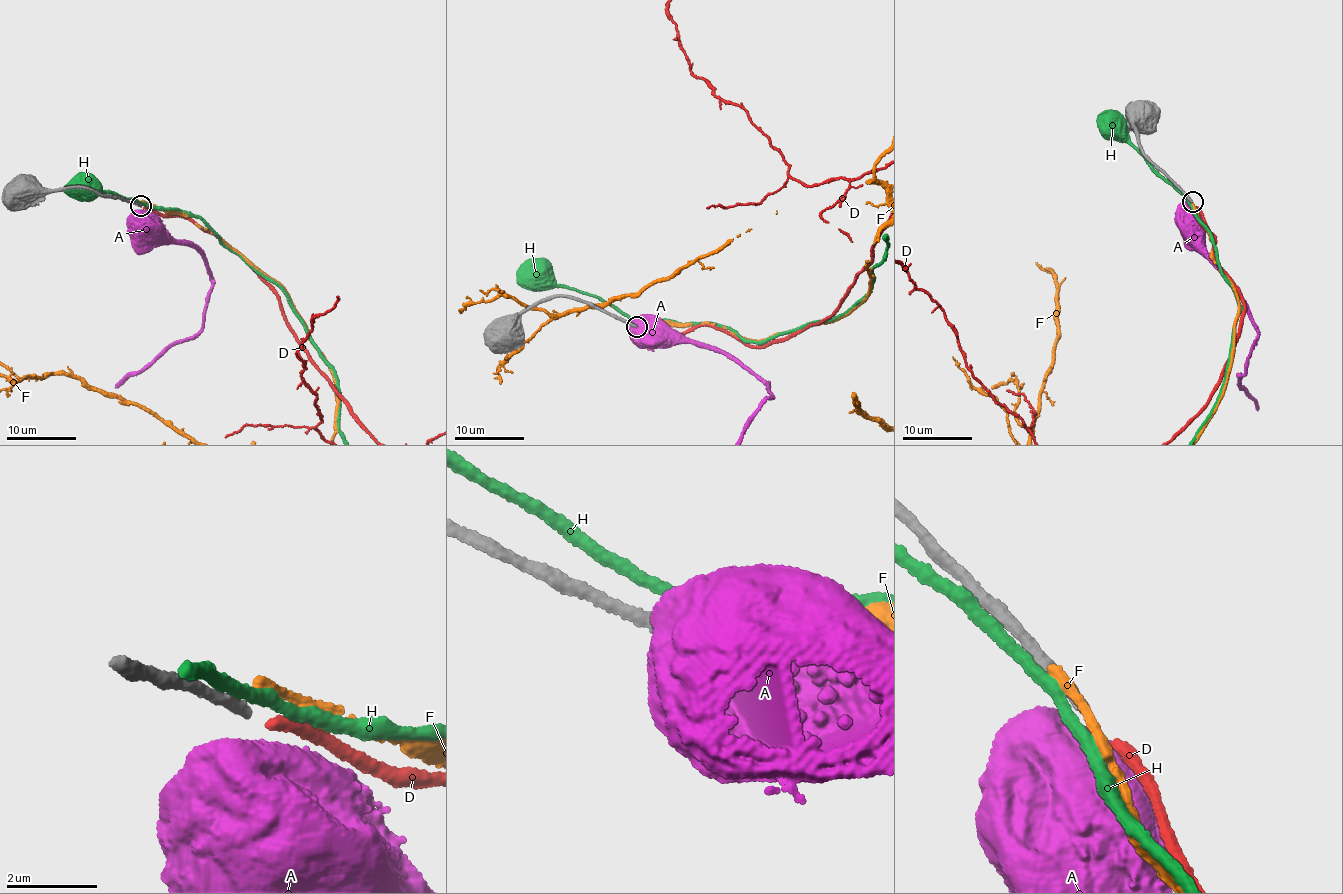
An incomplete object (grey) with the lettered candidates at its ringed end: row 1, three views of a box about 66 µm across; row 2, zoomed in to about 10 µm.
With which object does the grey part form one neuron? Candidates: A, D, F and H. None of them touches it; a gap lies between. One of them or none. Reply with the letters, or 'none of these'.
D

